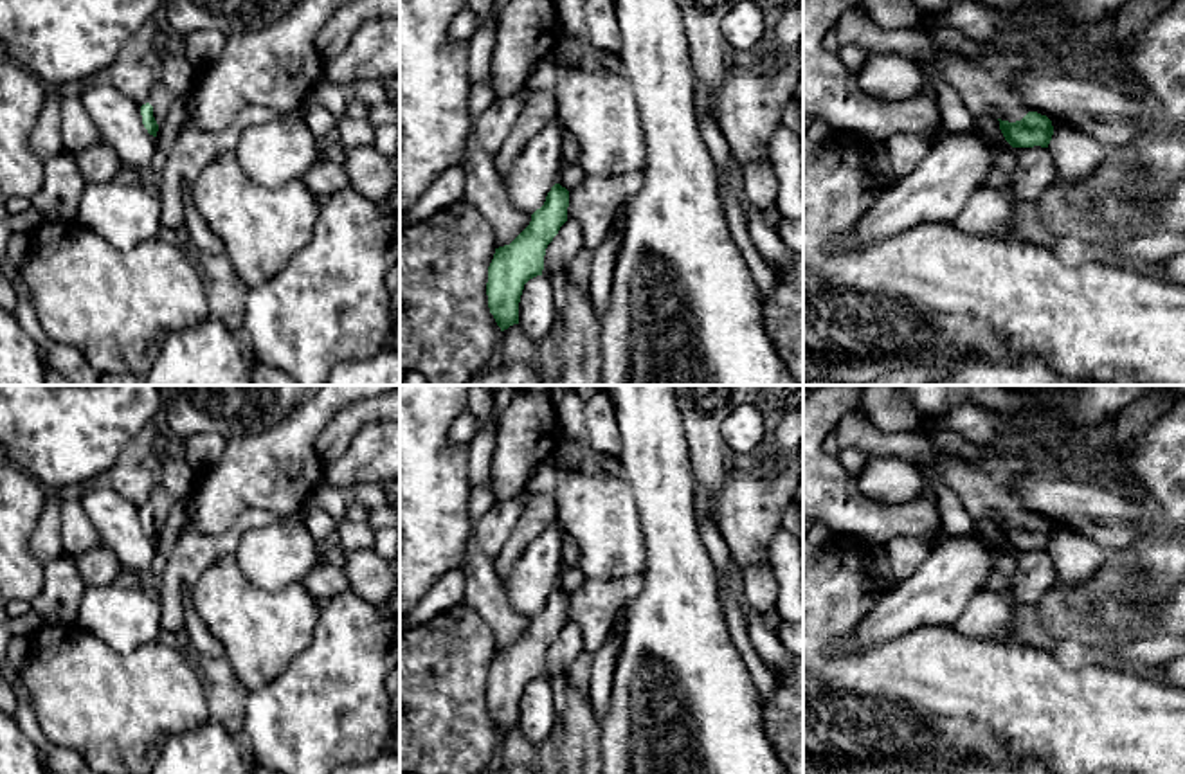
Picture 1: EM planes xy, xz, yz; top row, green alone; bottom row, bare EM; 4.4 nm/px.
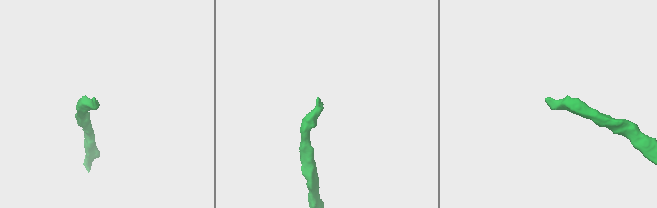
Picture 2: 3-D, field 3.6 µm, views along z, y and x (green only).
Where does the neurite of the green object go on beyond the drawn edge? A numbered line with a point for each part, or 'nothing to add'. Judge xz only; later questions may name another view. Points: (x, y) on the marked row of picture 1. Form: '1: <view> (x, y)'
nothing to add

